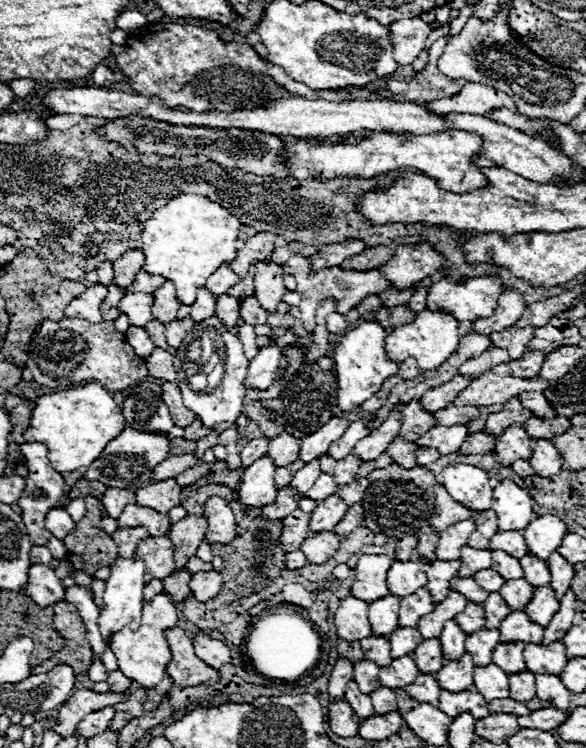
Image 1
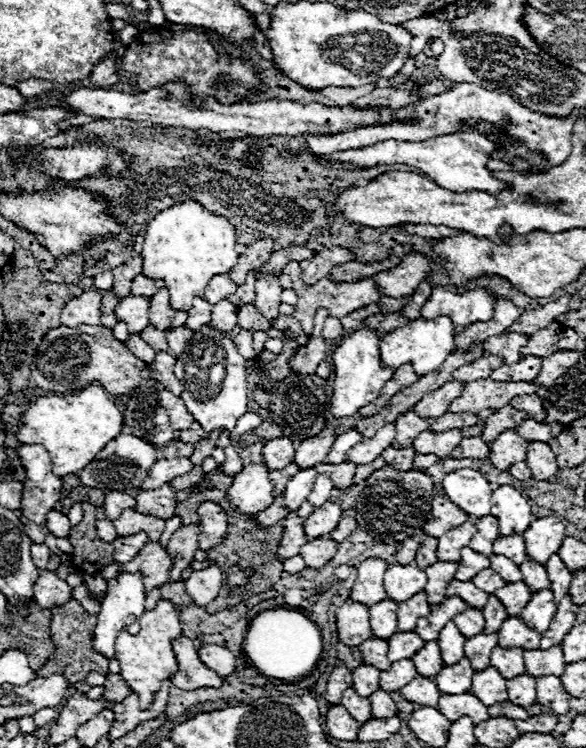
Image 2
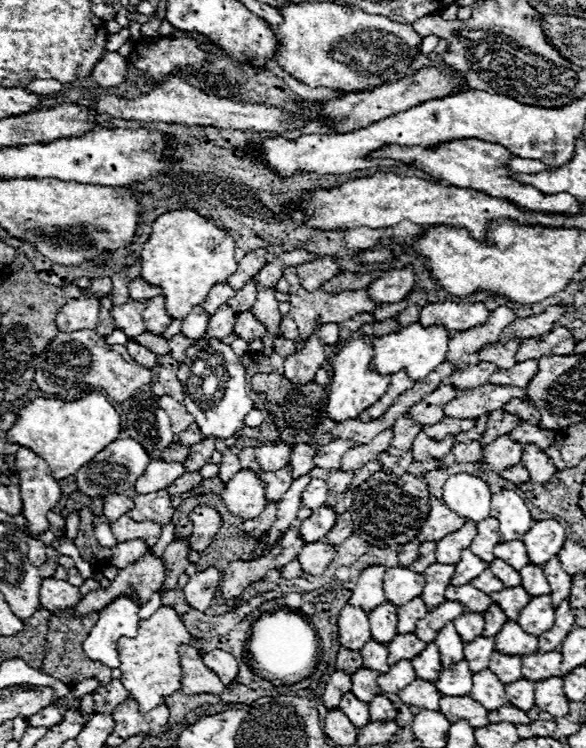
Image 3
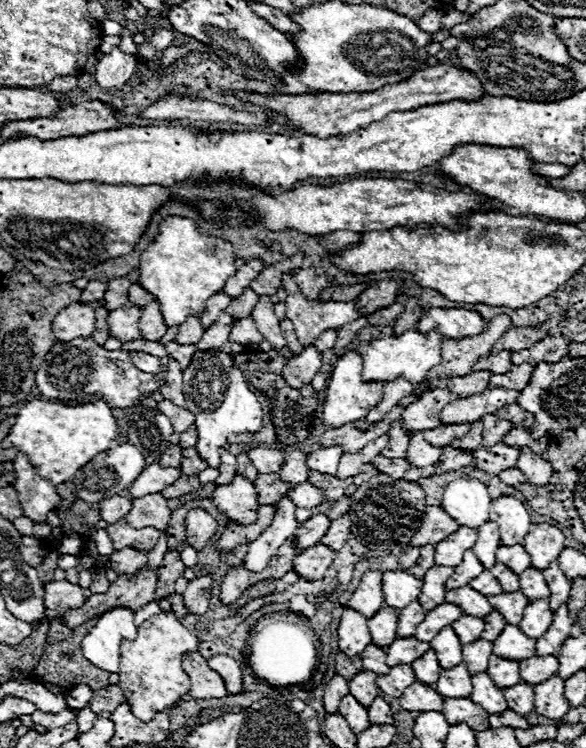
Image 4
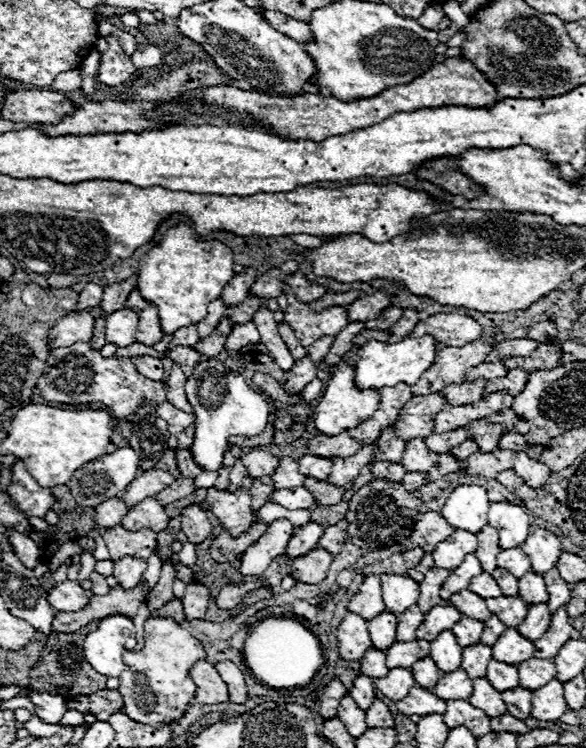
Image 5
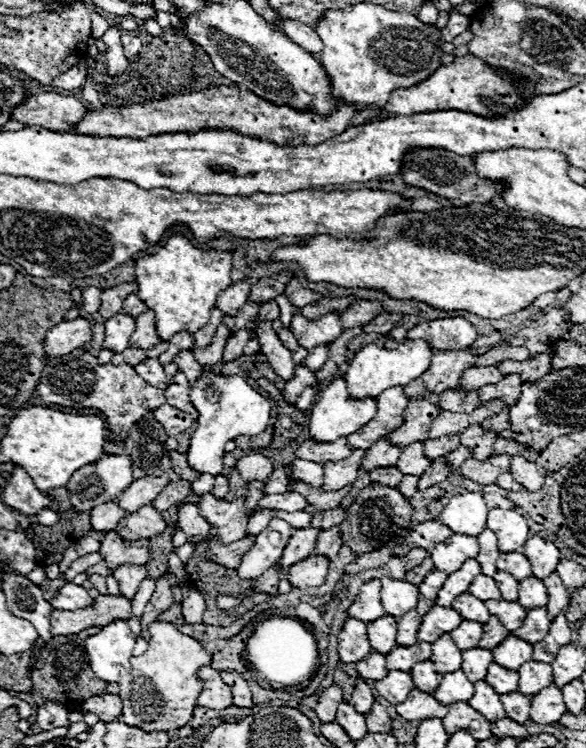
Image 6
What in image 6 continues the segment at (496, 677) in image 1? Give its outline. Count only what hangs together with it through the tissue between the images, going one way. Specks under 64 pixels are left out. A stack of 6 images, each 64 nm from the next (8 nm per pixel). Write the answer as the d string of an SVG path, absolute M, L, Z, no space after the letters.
M484 680L474 682L474 696L472 696L472 700L468 700L468 704L472 704L472 708L484 712L484 718L488 718L488 722L500 720L506 716L500 694Z

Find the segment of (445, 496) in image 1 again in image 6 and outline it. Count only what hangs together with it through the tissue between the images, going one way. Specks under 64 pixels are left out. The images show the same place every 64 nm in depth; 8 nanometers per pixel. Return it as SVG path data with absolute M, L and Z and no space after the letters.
M426 520L408 532L408 536L402 540L402 544L398 544L394 548L394 554L404 556L412 548L424 548L424 550L432 552L432 548L438 542L446 540L448 536L452 536L452 530L448 526L444 526L440 520Z

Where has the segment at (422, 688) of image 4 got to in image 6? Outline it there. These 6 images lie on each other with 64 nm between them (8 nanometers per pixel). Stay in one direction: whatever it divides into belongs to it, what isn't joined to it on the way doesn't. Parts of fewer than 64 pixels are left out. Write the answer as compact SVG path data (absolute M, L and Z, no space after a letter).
M414 688L408 694L408 700L396 704L396 712L404 720L426 720L428 716L444 718L446 712L448 712L448 708L444 704L440 704L432 694Z

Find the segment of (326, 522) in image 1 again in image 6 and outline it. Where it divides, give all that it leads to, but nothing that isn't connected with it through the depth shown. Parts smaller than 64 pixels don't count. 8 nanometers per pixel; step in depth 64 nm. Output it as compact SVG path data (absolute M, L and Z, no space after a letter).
M298 528L292 534L292 540L288 540L288 548L284 548L284 556L280 558L280 566L288 568L290 564L296 564L312 554L320 530L318 528Z

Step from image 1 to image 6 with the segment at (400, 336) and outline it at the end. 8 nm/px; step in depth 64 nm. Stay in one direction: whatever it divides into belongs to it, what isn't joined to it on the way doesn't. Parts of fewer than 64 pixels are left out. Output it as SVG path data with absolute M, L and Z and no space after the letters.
M406 340L398 344L398 348L394 350L386 350L382 346L368 344L360 352L356 352L352 362L346 366L348 392L350 396L356 396L356 398L364 398L364 396L376 398L386 388L406 386L412 380L416 380L422 372L428 370L430 358L432 358L432 348L426 340Z

